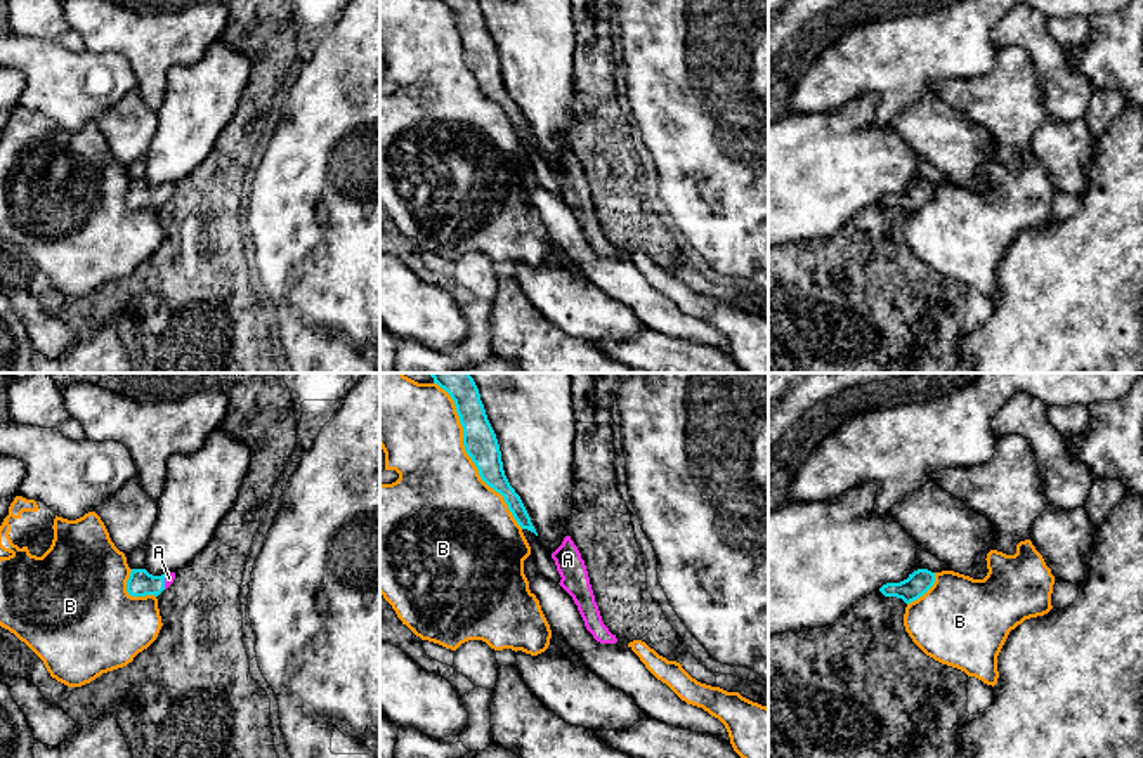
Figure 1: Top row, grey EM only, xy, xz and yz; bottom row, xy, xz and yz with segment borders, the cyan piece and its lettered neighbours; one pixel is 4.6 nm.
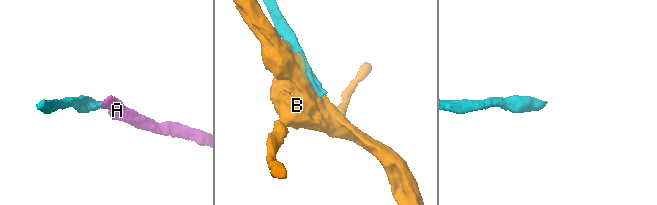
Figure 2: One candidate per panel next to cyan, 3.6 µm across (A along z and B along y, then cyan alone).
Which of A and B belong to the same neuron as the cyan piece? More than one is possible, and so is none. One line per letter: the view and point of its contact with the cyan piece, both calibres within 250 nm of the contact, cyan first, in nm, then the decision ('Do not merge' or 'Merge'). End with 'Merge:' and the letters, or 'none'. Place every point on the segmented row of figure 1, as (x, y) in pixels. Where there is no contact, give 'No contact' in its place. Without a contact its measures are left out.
A: Touches cyan at xy (163, 581). Thickness 120 nm (cyan) against 50 nm. Merge
B: Touches cyan at xz (467, 453). Thickness 160 nm (cyan) against 420 nm. Do not merge
Merge: A

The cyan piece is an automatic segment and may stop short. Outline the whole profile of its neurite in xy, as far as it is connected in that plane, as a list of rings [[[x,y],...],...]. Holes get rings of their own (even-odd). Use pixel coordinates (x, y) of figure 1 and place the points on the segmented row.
[[[132,569],[130,578],[127,581],[127,591],[132,597],[158,597],[163,590],[167,590],[175,579],[175,572],[167,572],[161,576],[153,576],[146,569]]]

